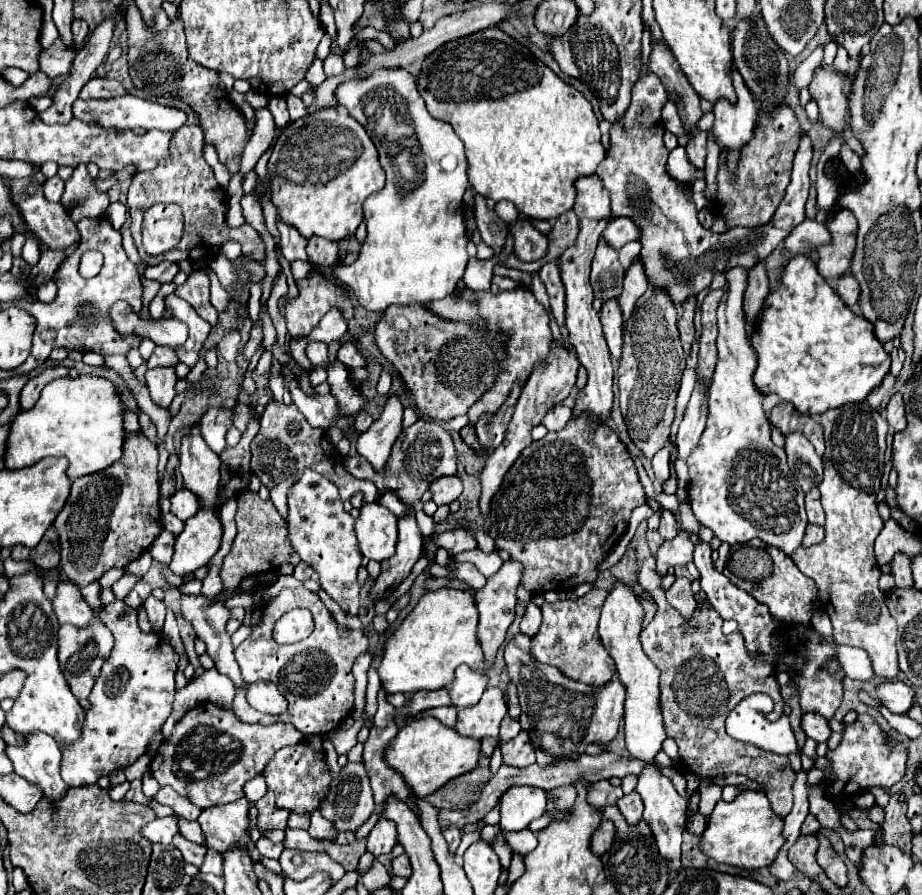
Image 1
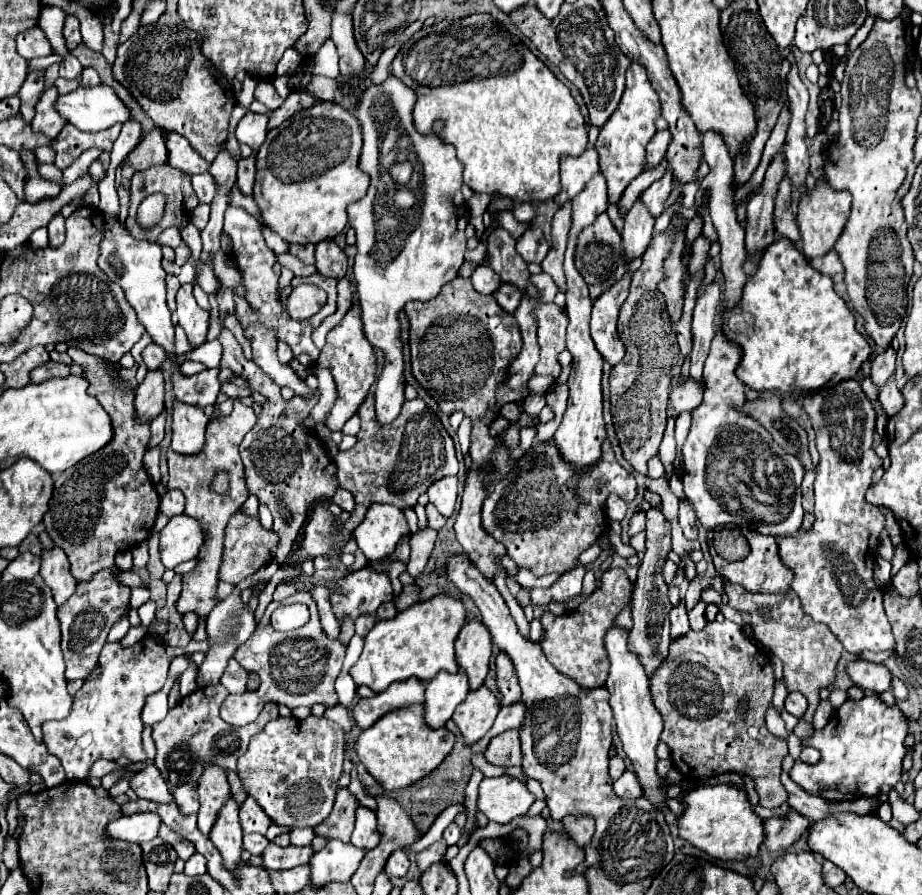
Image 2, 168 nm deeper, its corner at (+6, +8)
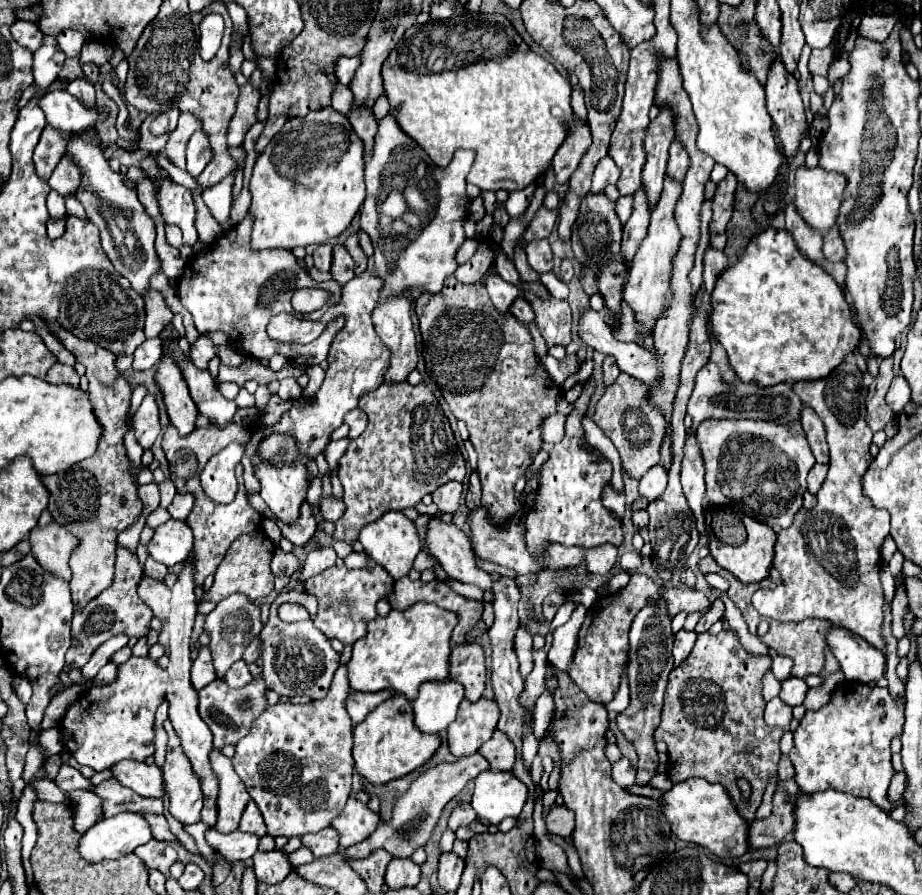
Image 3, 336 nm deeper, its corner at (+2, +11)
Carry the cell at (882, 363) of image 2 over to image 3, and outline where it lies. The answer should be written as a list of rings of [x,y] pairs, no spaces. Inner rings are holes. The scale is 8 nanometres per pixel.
[[[884,359],[880,365],[880,373],[878,377],[872,381],[872,385],[868,387],[868,397],[866,397],[866,411],[868,411],[868,425],[874,431],[884,429],[884,425],[892,419],[892,409],[888,409],[884,395],[890,387],[892,381],[892,359]]]

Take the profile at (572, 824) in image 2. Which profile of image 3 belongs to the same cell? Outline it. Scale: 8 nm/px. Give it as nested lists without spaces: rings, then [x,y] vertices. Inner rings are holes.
[[[550,807],[546,815],[546,829],[552,835],[558,835],[562,839],[568,839],[574,831],[574,813],[568,807]]]

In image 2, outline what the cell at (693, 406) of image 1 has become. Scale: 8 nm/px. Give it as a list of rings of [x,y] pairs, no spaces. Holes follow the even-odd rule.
[[[710,282],[704,294],[698,298],[692,316],[692,352],[690,352],[688,378],[700,386],[704,386],[702,368],[710,350],[710,342],[714,338],[714,320],[718,314],[720,294],[722,294],[722,286],[718,282]]]

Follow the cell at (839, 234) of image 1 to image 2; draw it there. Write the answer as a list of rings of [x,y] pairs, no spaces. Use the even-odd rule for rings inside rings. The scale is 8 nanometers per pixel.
[[[816,180],[816,188],[812,192],[802,192],[796,222],[800,228],[802,242],[804,242],[802,252],[808,260],[812,260],[816,256],[824,256],[834,248],[834,244],[840,238],[840,234],[844,232],[846,220],[850,216],[850,200],[852,198],[848,196],[848,192],[836,192],[822,180]]]

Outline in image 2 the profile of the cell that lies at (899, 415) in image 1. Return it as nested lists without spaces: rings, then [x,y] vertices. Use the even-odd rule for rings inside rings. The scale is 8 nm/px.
[[[886,382],[882,386],[878,398],[880,398],[882,408],[888,412],[888,416],[896,416],[904,406],[904,398],[902,398],[902,392],[896,382]]]

